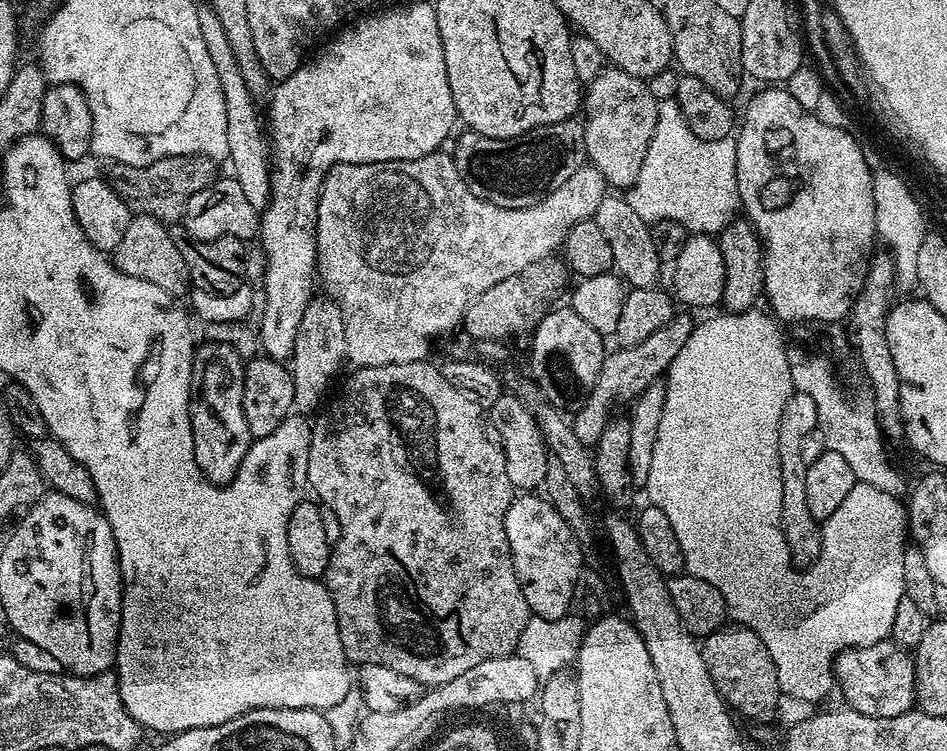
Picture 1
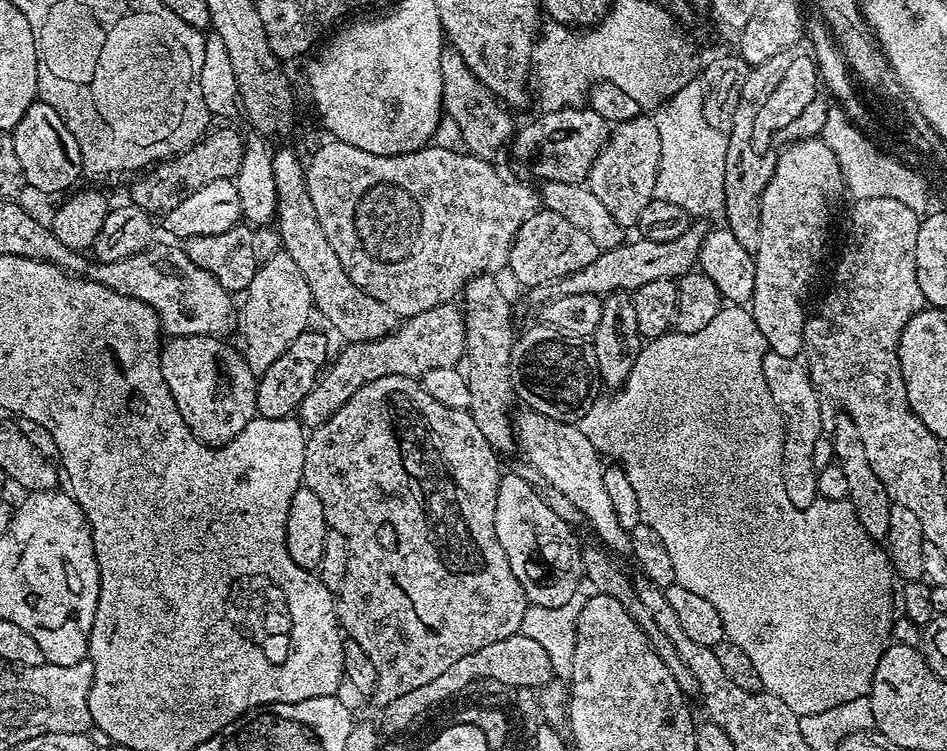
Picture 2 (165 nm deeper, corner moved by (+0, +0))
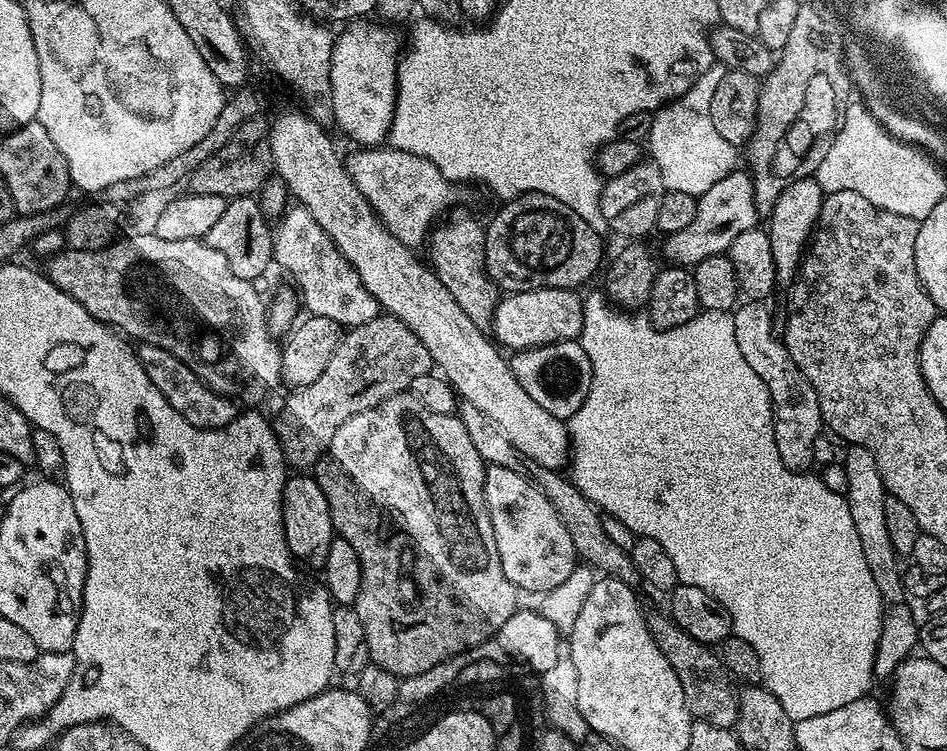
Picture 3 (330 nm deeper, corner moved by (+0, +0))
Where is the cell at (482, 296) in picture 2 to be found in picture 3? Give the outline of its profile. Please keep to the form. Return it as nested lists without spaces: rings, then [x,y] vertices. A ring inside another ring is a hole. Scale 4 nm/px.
[[[460,206],[455,207],[447,218],[433,227],[430,233],[432,244],[431,267],[436,276],[454,294],[454,302],[466,310],[466,318],[477,326],[487,329],[492,322],[492,313],[498,303],[498,289],[492,277],[488,274],[488,264],[484,261],[484,229],[468,212],[463,212]]]

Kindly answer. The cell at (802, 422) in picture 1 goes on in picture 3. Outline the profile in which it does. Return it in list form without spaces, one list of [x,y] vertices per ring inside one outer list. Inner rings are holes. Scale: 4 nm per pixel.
[[[758,300],[741,303],[732,312],[734,338],[738,338],[738,350],[742,350],[742,358],[750,362],[754,374],[758,374],[758,378],[762,378],[768,388],[772,399],[774,442],[778,442],[778,454],[782,454],[782,462],[786,462],[790,470],[803,472],[813,467],[814,440],[822,432],[818,394],[802,370],[798,370],[783,339],[777,333],[776,336],[772,333],[772,312],[768,306]]]

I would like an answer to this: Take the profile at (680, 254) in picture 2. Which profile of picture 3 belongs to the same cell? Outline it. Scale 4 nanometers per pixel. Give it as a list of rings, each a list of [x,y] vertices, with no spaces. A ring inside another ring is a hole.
[[[734,170],[726,174],[722,182],[714,182],[710,190],[700,195],[698,211],[690,221],[690,226],[686,226],[686,230],[678,230],[678,234],[670,234],[663,239],[665,256],[663,259],[669,265],[691,269],[706,258],[725,255],[734,238],[738,238],[738,234],[757,227],[757,224],[752,177],[747,171]]]

